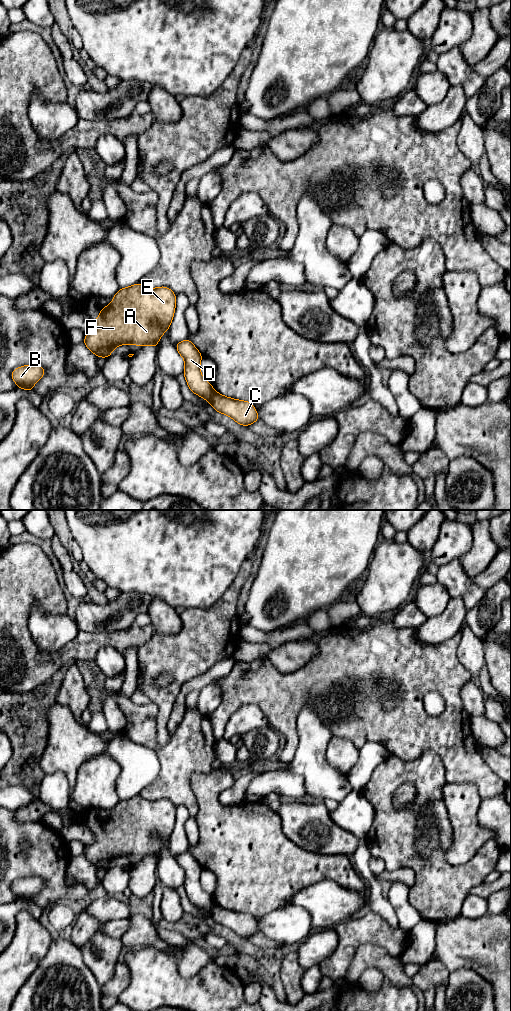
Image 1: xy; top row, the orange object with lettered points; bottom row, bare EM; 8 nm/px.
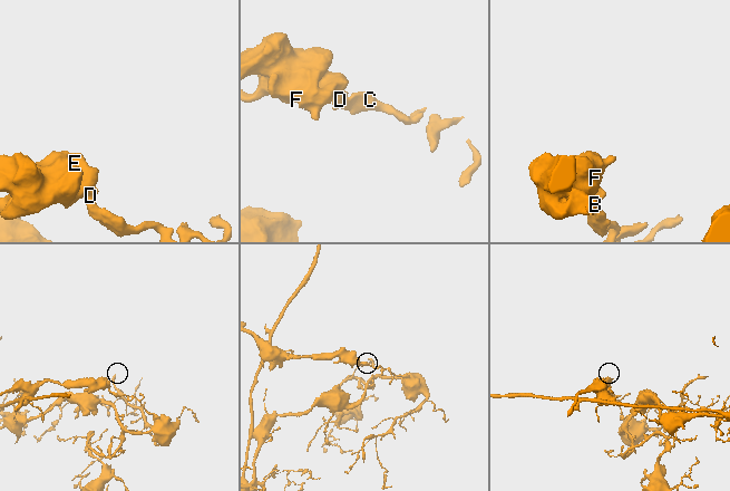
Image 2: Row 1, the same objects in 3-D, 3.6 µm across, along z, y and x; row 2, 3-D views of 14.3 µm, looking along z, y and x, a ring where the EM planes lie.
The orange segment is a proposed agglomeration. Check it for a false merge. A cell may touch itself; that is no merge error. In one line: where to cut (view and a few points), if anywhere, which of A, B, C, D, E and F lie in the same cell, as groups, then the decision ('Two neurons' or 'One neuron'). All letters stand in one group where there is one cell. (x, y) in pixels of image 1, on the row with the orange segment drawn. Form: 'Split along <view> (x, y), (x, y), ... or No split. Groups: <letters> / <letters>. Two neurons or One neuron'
Split along xy (213, 390), (210, 401). Groups: A B D E F / C. Two neurons

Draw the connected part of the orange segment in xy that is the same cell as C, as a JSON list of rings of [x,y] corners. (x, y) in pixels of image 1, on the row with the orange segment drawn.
[[[214,390],[211,406],[216,412],[231,417],[238,424],[247,428],[250,424],[260,420],[251,402],[229,398]]]

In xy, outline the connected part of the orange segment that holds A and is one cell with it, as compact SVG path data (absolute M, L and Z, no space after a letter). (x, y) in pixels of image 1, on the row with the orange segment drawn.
M141 283L120 288L113 296L111 304L99 310L100 316L94 320L95 328L85 334L83 343L96 357L107 359L114 348L124 344L138 346L153 346L157 348L158 341L165 331L168 332L174 317L176 294L168 287L147 288Z

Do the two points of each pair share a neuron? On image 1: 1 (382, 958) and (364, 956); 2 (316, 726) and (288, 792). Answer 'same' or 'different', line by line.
1: same
2: different

